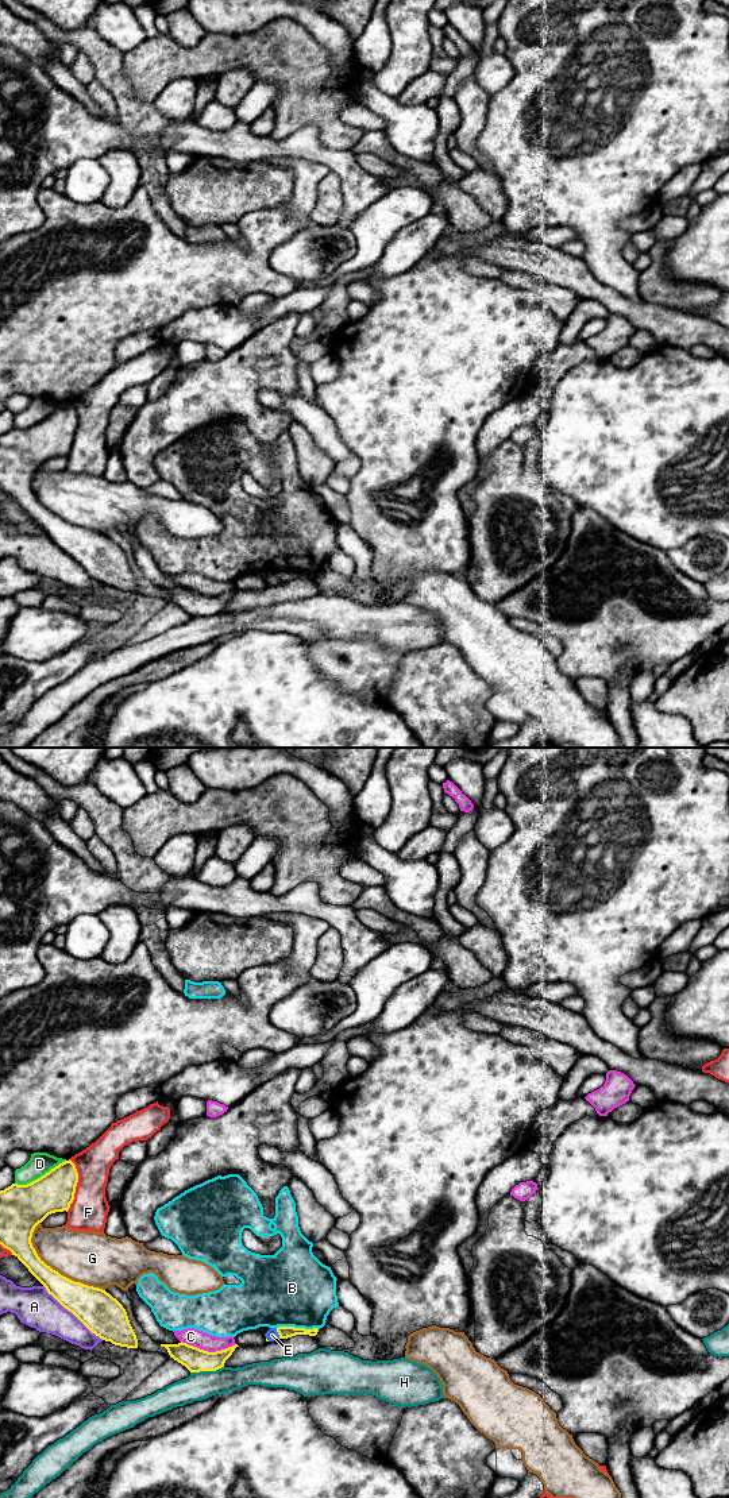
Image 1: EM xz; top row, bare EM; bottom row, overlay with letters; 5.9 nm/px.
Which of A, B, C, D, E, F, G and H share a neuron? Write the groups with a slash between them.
A / B / C / D E / F / G / H

